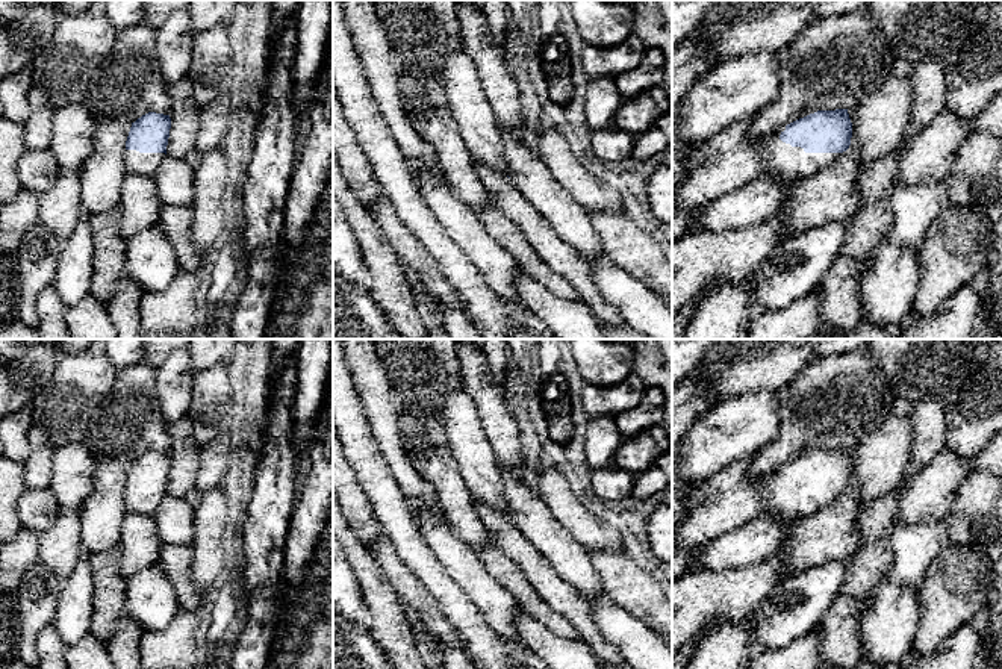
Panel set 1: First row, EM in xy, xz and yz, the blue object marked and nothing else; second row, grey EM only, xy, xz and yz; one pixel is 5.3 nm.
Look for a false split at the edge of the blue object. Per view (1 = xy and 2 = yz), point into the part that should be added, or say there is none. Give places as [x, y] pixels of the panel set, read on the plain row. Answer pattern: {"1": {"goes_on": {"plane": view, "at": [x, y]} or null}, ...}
{"1": {"goes_on": {"plane": "xy", "at": [144, 503]}}, "2": {"goes_on": {"plane": "yz", "at": [783, 501]}}}

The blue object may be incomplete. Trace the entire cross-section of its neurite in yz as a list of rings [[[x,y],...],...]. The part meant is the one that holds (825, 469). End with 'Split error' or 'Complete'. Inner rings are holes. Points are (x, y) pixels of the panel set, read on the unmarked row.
[[[848,448],[817,450],[799,457],[766,474],[760,516],[796,524],[834,503],[849,487],[851,477]]]. Split error

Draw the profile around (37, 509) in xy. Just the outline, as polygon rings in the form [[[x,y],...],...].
[[[26,487],[18,498],[17,513],[23,528],[44,533],[61,513],[61,506],[50,487]]]

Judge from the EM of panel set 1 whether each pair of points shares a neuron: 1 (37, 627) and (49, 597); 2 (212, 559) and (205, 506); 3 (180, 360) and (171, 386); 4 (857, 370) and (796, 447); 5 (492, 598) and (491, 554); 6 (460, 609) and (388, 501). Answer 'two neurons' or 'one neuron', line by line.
1: one neuron
2: one neuron
3: one neuron
4: one neuron
5: two neurons
6: one neuron

